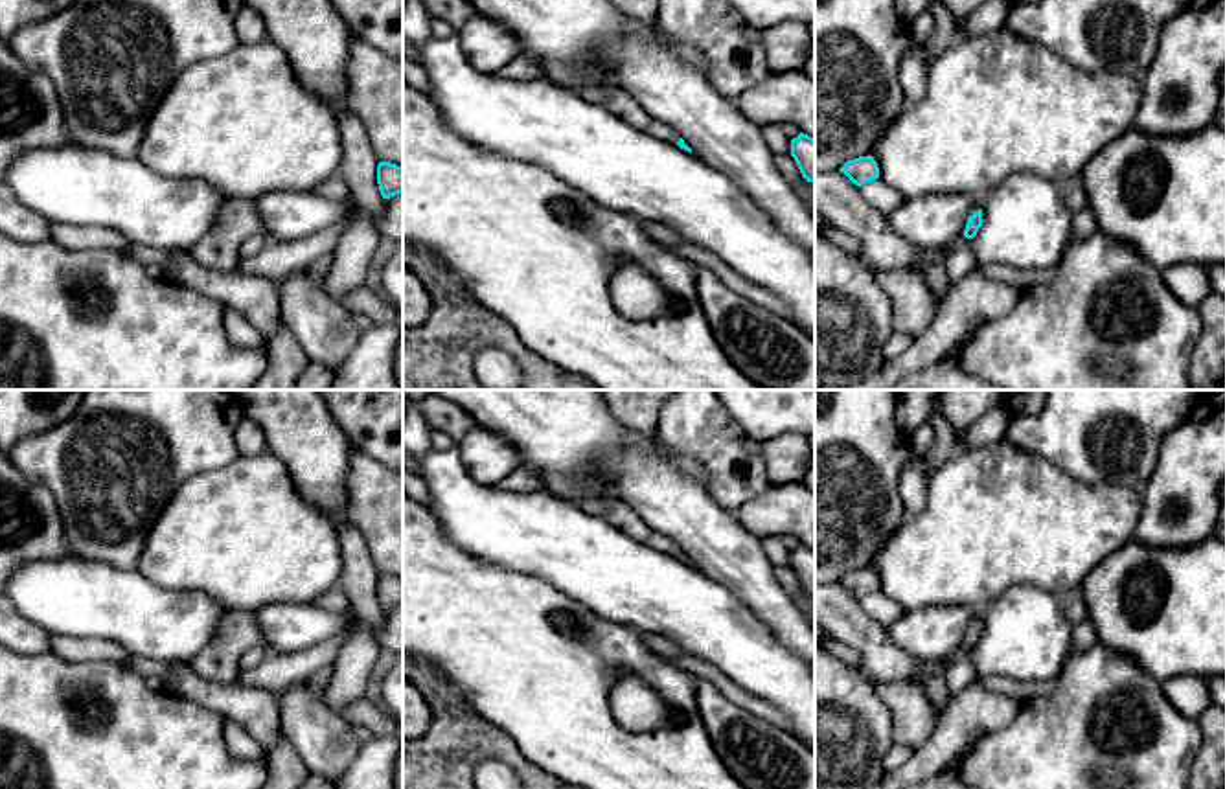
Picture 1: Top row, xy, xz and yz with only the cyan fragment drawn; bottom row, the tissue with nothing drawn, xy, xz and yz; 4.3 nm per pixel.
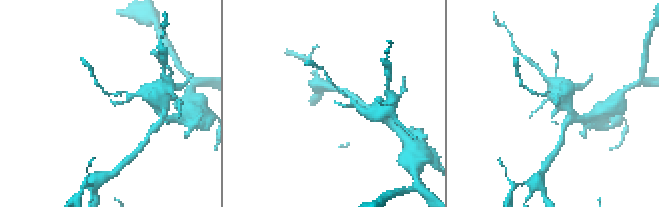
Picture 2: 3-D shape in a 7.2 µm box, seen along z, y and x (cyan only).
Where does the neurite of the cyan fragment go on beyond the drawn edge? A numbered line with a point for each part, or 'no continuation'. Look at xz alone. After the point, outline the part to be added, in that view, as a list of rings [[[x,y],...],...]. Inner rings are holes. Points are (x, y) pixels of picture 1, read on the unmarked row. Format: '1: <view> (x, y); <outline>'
1: xz (615, 510); [[[583,495],[579,498],[565,498],[587,513],[601,515],[605,520],[624,530],[627,535],[642,541],[666,554],[679,554],[679,544],[668,535],[653,530],[638,513],[635,513],[622,498],[607,495]]]

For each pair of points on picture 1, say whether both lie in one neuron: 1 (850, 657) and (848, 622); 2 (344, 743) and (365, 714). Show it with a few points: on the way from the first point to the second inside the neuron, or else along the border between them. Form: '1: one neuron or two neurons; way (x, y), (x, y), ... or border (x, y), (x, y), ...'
1: two neurons; border (834, 639), (858, 653), (859, 668)
2: two neurons; border (337, 714), (354, 725)

